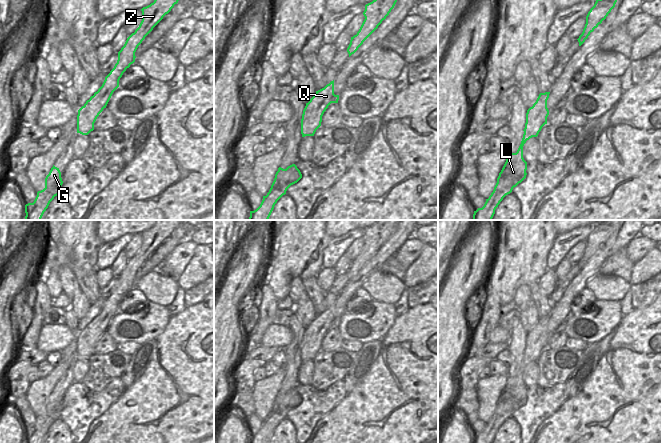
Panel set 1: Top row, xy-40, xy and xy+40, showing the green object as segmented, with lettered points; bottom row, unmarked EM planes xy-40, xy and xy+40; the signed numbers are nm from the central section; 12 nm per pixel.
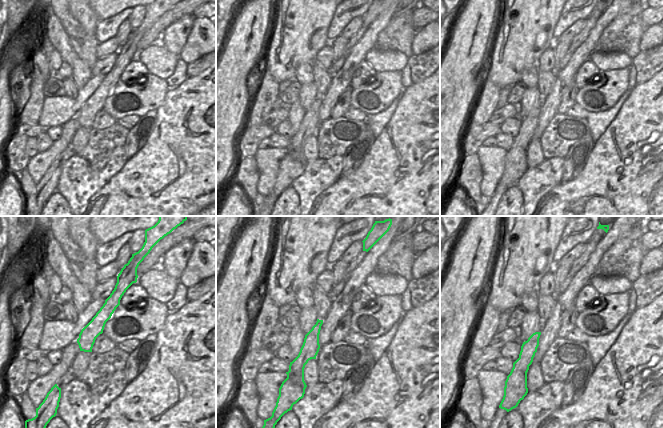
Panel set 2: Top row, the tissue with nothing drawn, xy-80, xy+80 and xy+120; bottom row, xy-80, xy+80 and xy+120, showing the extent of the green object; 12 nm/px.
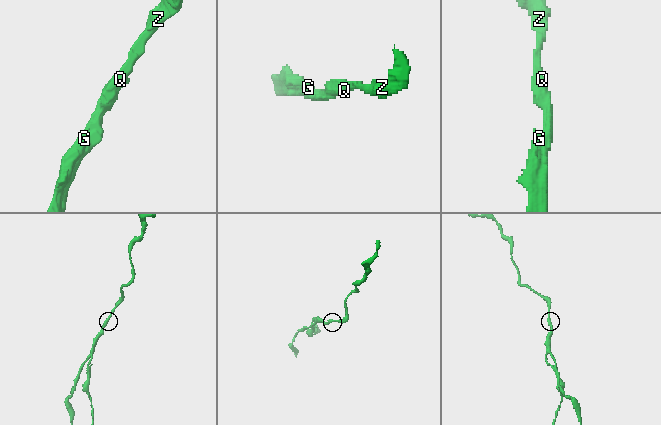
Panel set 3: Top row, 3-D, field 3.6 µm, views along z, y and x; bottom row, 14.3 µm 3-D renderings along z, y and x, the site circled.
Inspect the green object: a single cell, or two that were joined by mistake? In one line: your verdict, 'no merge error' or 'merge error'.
merge error

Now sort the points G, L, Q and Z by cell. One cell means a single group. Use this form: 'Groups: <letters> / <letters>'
Groups: G / L Q Z

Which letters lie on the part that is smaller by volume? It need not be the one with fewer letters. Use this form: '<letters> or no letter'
G

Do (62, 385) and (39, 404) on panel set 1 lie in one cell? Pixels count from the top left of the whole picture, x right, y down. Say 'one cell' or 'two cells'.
two cells

